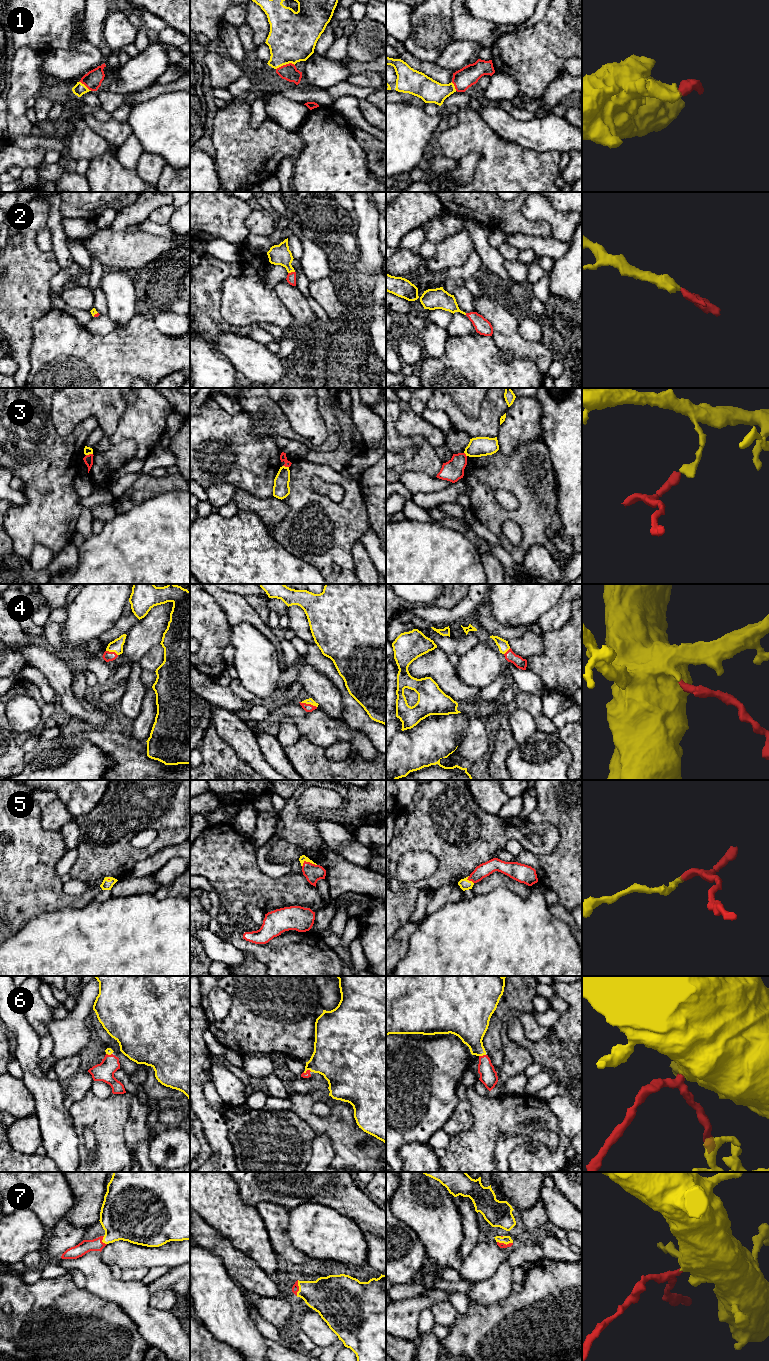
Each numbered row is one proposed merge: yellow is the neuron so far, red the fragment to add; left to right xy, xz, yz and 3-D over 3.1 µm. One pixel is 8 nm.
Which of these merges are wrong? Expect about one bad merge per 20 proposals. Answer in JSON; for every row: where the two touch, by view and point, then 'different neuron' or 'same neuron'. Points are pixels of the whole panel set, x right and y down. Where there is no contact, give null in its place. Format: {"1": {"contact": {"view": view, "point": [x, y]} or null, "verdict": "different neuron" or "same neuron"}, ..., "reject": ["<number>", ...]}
{"1": {"contact": {"view": "xz", "point": [285, 64]}, "verdict": "same neuron"}, "2": {"contact": {"view": "xz", "point": [291, 271]}, "verdict": "same neuron"}, "3": {"contact": {"view": "xy", "point": [89, 453]}, "verdict": "different neuron"}, "4": {"contact": {"view": "xz", "point": [308, 703]}, "verdict": "same neuron"}, "5": {"contact": {"view": "xz", "point": [309, 861]}, "verdict": "same neuron"}, "6": {"contact": {"view": "yz", "point": [482, 1055]}, "verdict": "same neuron"}, "7": {"contact": {"view": "xz", "point": [299, 1288]}, "verdict": "same neuron"}, "reject": ["3"]}

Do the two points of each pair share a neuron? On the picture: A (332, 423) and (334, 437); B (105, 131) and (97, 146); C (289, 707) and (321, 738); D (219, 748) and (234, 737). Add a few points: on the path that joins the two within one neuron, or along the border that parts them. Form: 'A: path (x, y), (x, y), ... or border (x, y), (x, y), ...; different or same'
A: path (332, 426), (334, 434); same
B: border (85, 121), (109, 146); different
C: path (297, 714), (313, 730); same
D: border (212, 724), (216, 733), (242, 760); different

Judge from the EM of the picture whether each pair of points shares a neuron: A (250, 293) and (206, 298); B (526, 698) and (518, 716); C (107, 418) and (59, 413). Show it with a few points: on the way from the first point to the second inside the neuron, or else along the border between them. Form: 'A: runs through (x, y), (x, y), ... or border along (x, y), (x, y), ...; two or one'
A: border along (232, 275), (223, 281), (220, 315), (225, 319); two
B: border along (513, 704), (524, 709), (531, 716), (536, 727); two
C: runs through (95, 410), (71, 410); one

